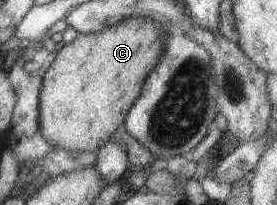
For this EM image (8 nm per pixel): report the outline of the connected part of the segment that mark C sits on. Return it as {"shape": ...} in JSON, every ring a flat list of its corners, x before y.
{"shape":[[149,19,120,20,105,30,84,35,79,33,70,43,60,44,55,58,42,75,39,91,39,128,41,136,53,147,73,152,96,153,122,129,126,112,139,96,148,72,162,53,162,36,167,33]]}

